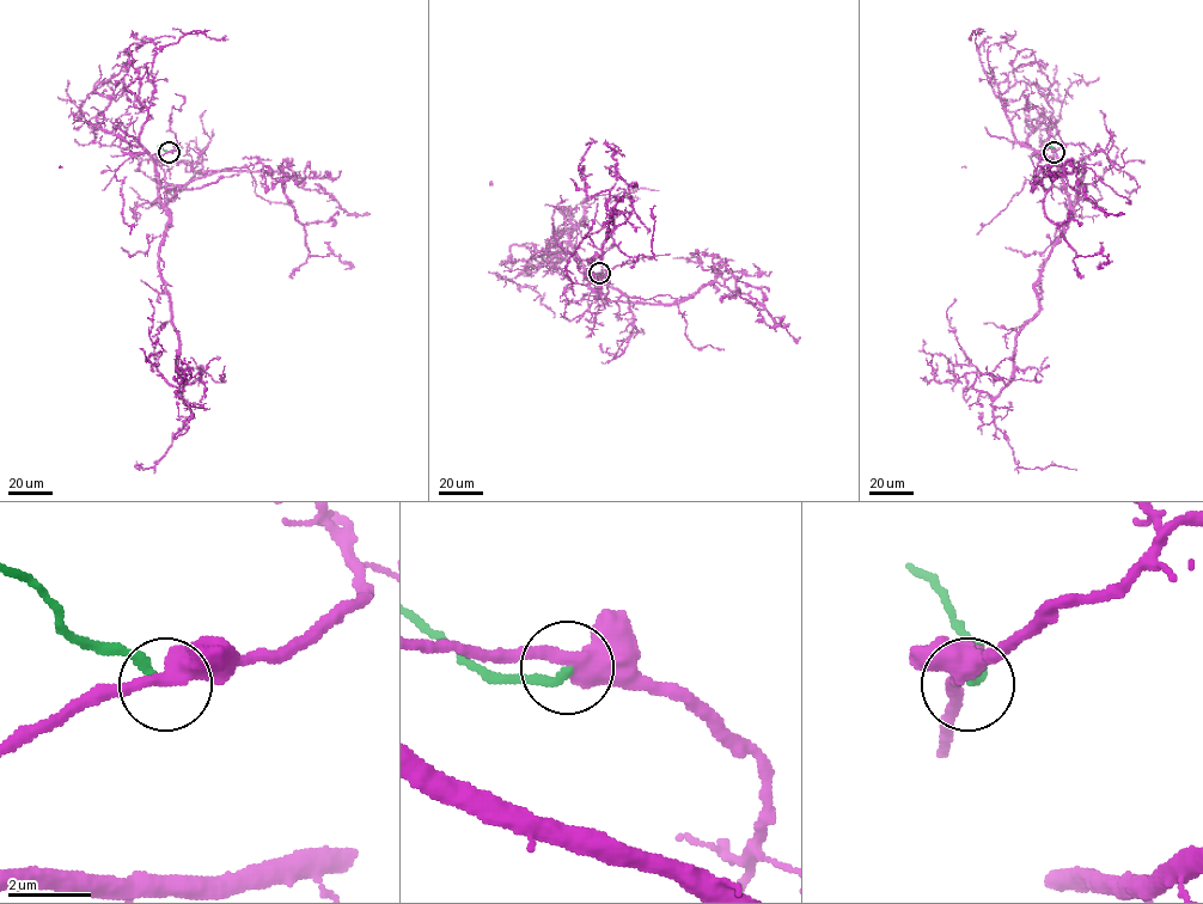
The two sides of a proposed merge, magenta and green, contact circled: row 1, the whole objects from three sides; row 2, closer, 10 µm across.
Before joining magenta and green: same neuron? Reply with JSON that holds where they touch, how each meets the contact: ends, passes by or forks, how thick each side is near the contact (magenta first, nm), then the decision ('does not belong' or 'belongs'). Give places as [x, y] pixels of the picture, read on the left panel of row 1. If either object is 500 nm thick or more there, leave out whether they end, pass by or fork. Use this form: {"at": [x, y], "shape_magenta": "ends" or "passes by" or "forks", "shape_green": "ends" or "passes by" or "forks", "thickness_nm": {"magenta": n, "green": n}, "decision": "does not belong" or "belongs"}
{"at": [169, 152], "shape_magenta": "passes by", "shape_green": "ends", "thickness_nm": {"magenta": 420, "green": 190}, "decision": "does not belong"}

